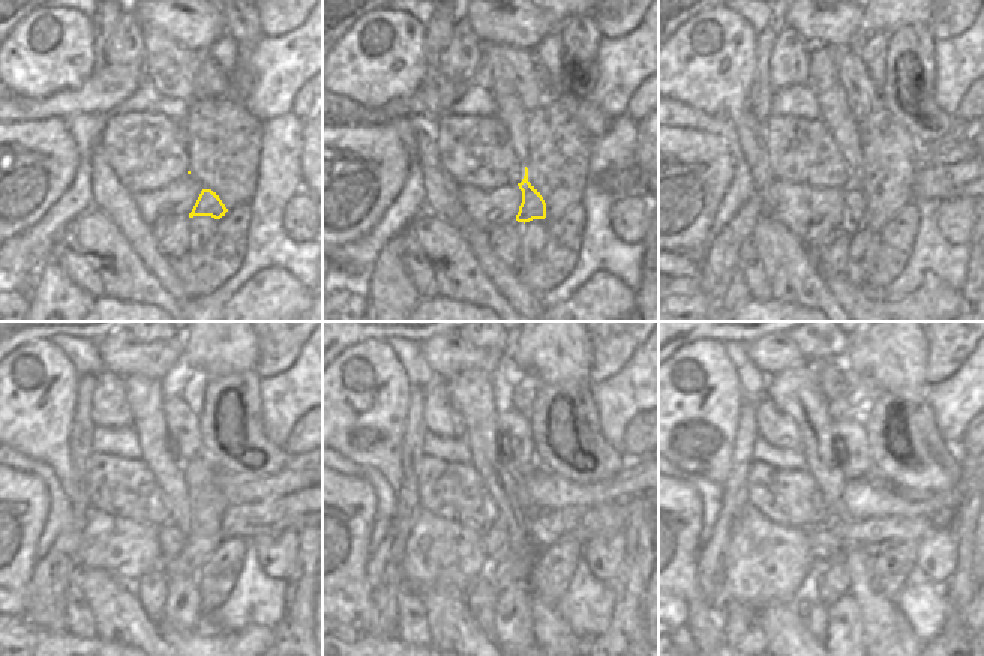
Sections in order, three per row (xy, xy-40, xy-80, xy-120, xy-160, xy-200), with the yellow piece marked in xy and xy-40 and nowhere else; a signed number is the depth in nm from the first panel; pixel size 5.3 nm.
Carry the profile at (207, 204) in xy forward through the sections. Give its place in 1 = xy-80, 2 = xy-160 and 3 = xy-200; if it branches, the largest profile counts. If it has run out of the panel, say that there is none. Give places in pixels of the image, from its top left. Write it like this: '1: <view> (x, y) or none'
1: xy-80 (854, 201)
2: xy-160 (497, 544)
3: xy-200 (825, 541)

